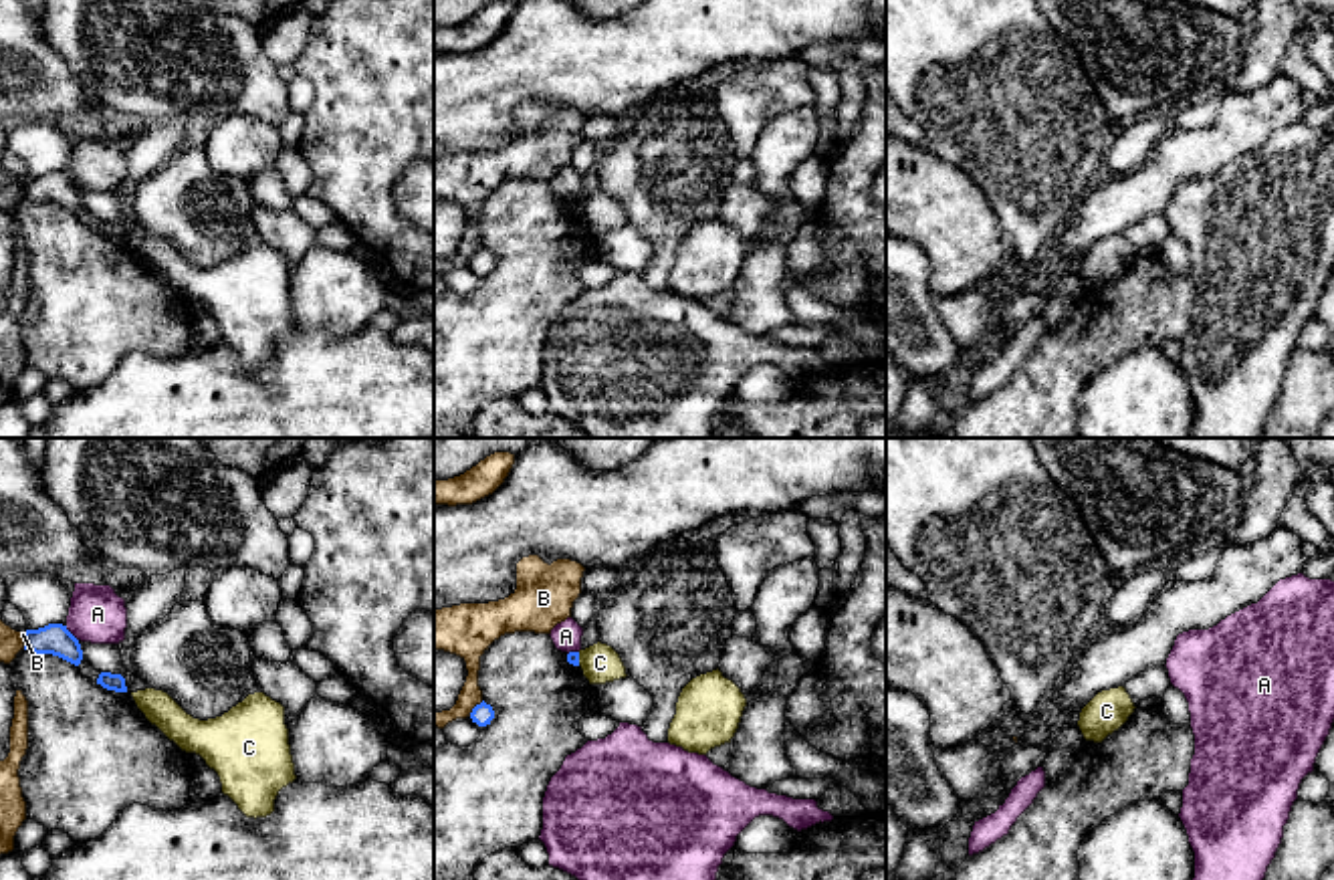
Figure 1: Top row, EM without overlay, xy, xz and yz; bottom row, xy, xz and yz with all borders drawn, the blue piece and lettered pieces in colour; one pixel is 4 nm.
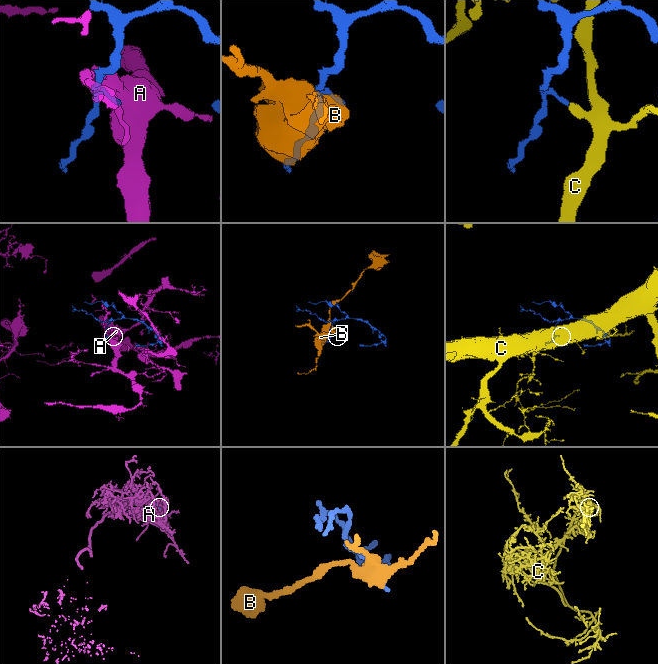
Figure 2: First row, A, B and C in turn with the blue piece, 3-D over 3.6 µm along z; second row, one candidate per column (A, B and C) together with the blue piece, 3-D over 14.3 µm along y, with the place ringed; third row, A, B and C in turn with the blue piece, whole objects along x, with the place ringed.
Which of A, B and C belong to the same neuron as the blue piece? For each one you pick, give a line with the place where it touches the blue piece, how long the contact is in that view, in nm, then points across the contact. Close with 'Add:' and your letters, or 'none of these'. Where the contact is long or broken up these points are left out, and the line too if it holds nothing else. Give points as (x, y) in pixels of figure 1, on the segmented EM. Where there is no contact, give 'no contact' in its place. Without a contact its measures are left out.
Add: none of these

